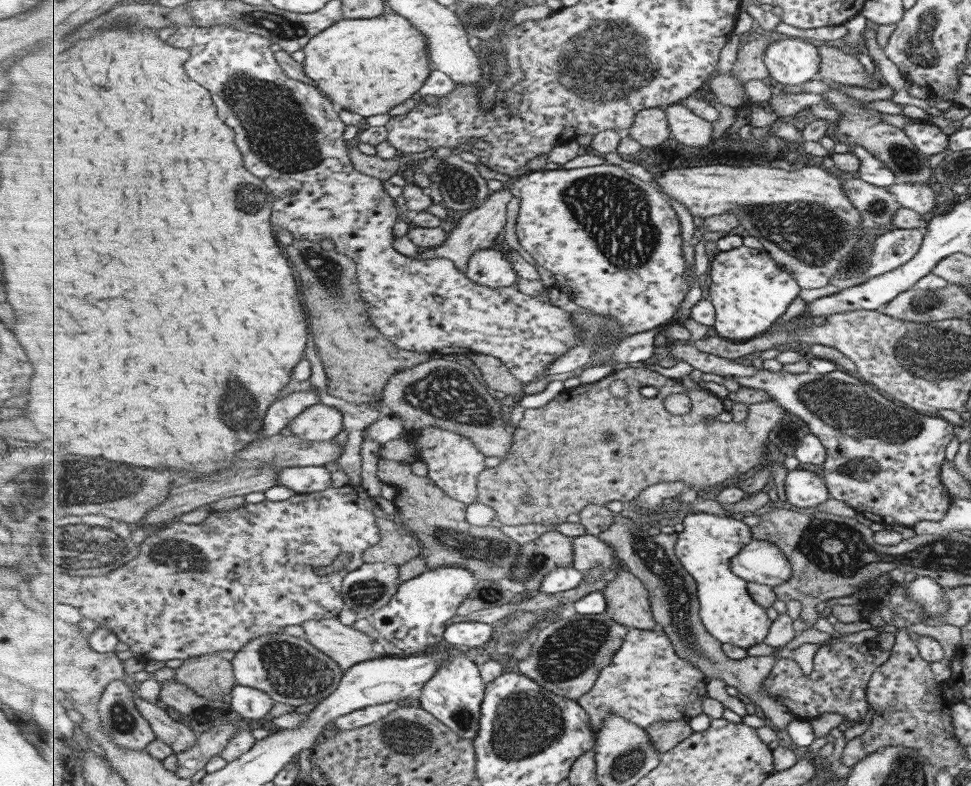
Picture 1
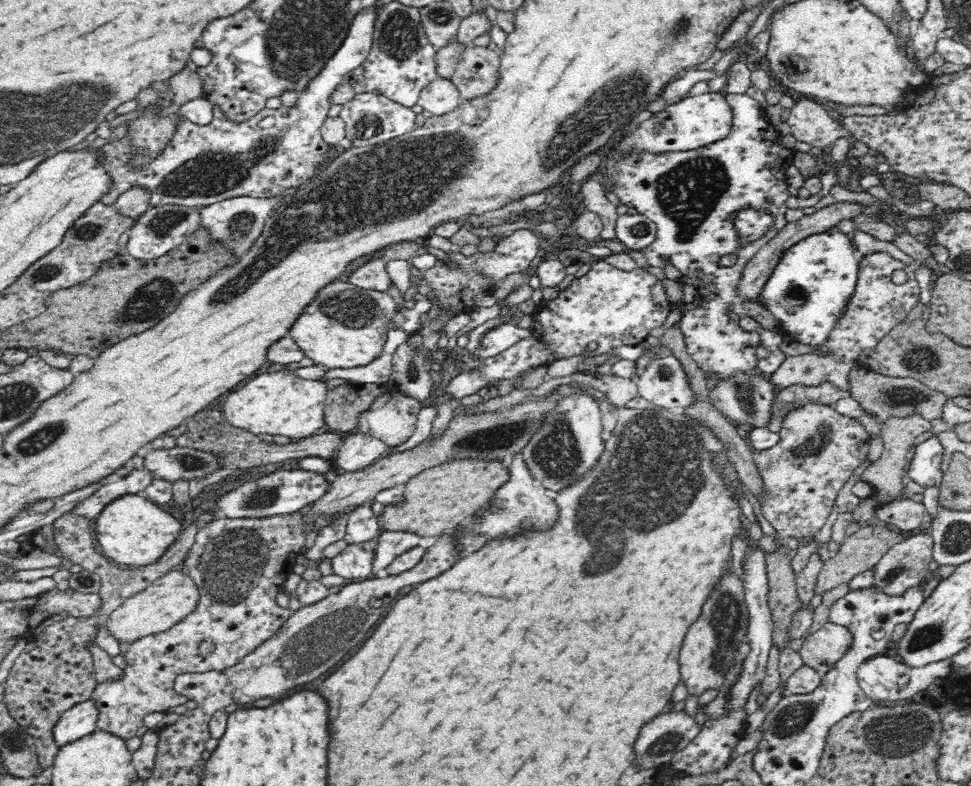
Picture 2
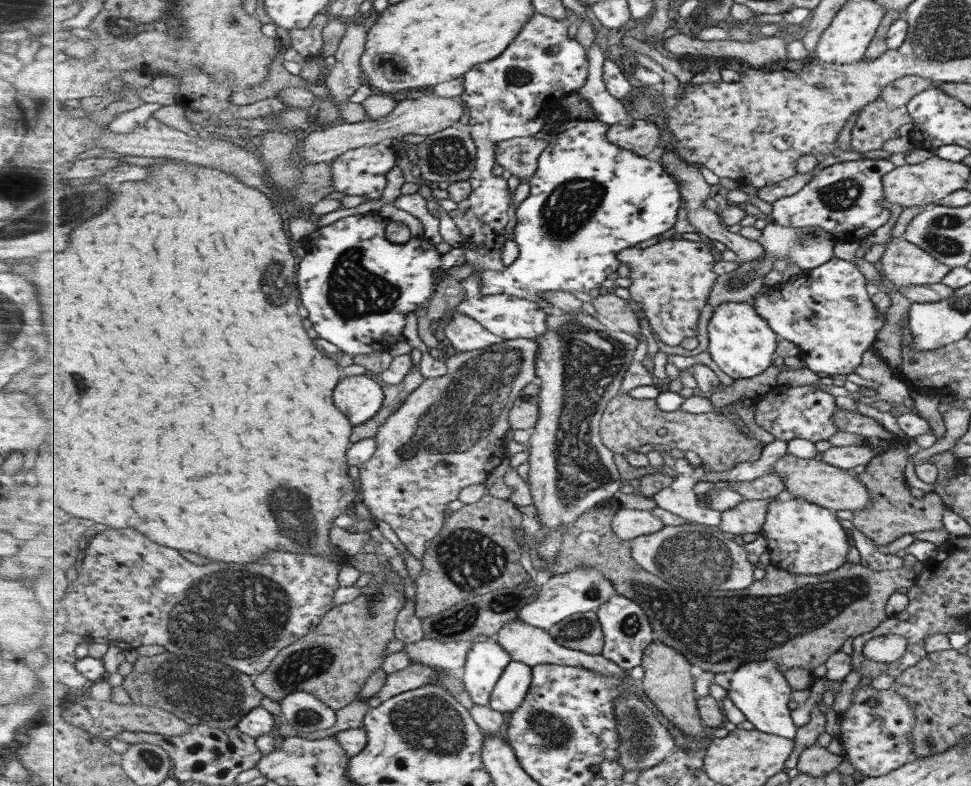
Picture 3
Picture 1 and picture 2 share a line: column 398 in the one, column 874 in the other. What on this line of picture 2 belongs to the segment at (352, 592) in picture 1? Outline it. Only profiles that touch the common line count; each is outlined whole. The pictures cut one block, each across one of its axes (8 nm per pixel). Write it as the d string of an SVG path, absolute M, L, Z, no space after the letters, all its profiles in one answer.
M929 531L913 532L904 542L892 546L873 568L873 590L886 596L904 596L910 588L922 589L928 576L928 564L933 560L933 538Z

